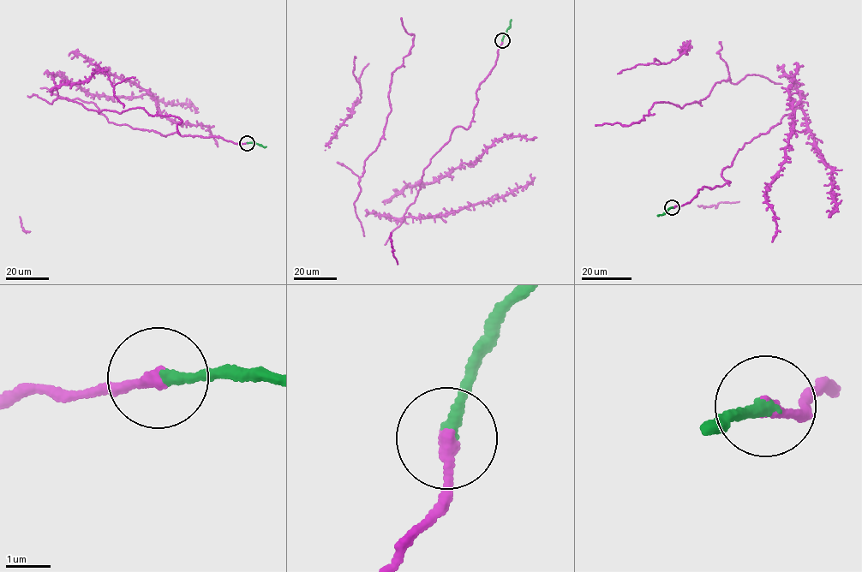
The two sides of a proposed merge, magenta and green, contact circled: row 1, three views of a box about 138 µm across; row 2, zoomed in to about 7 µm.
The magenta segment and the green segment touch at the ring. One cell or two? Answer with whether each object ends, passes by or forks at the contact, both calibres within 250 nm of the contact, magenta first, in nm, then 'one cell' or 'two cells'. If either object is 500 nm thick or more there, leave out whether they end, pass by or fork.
magenta ends | green ends | 280/280 nm | two cells

